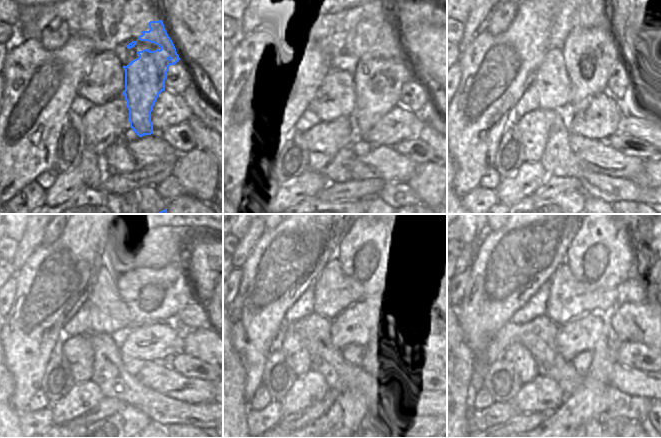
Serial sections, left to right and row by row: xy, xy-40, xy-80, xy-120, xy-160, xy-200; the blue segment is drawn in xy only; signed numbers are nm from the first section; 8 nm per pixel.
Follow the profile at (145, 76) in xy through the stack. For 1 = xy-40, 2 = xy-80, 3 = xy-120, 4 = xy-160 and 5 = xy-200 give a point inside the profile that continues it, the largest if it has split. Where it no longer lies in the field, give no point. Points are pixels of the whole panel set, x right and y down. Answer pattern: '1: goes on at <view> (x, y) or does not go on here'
1: goes on at xy-40 (372, 72)
2: goes on at xy-80 (589, 64)
3: goes on at xy-120 (155, 262)
4: goes on at xy-160 (372, 252)
5: goes on at xy-200 (601, 256)

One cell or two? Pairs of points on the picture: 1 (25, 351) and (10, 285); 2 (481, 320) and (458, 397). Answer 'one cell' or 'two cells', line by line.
1: two cells
2: two cells

